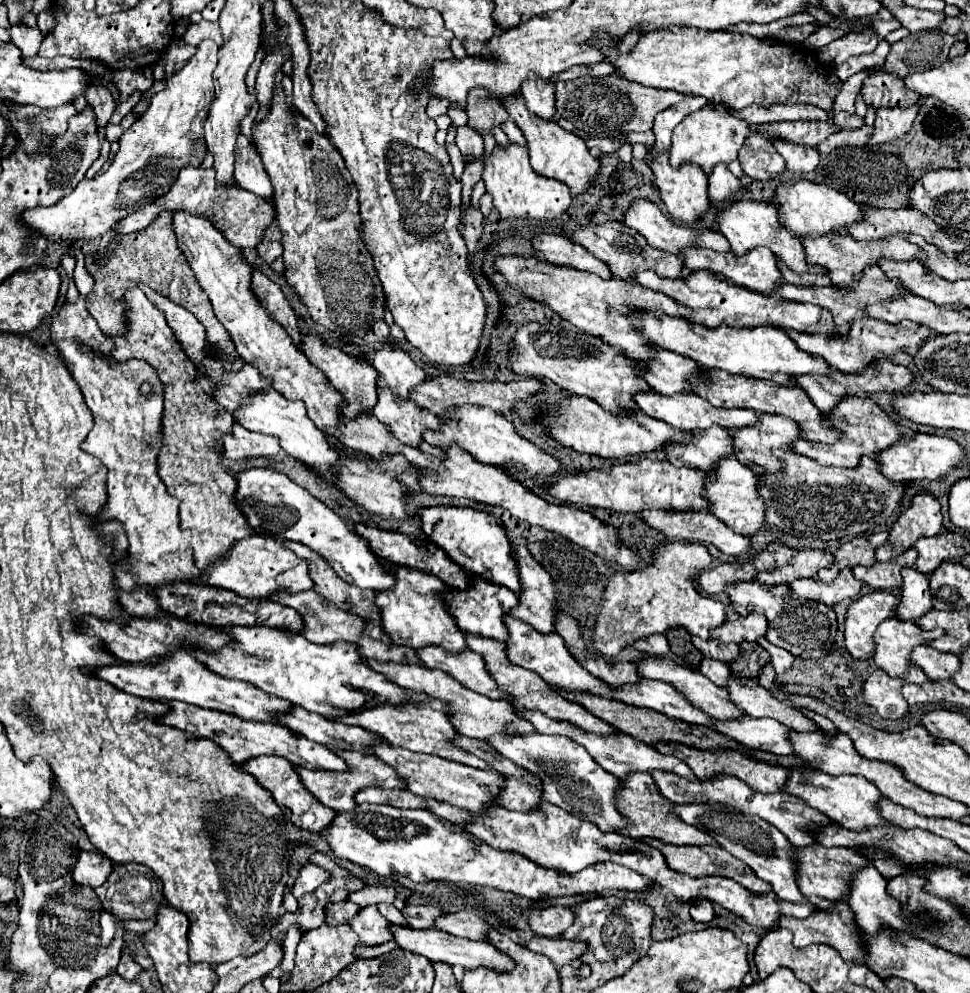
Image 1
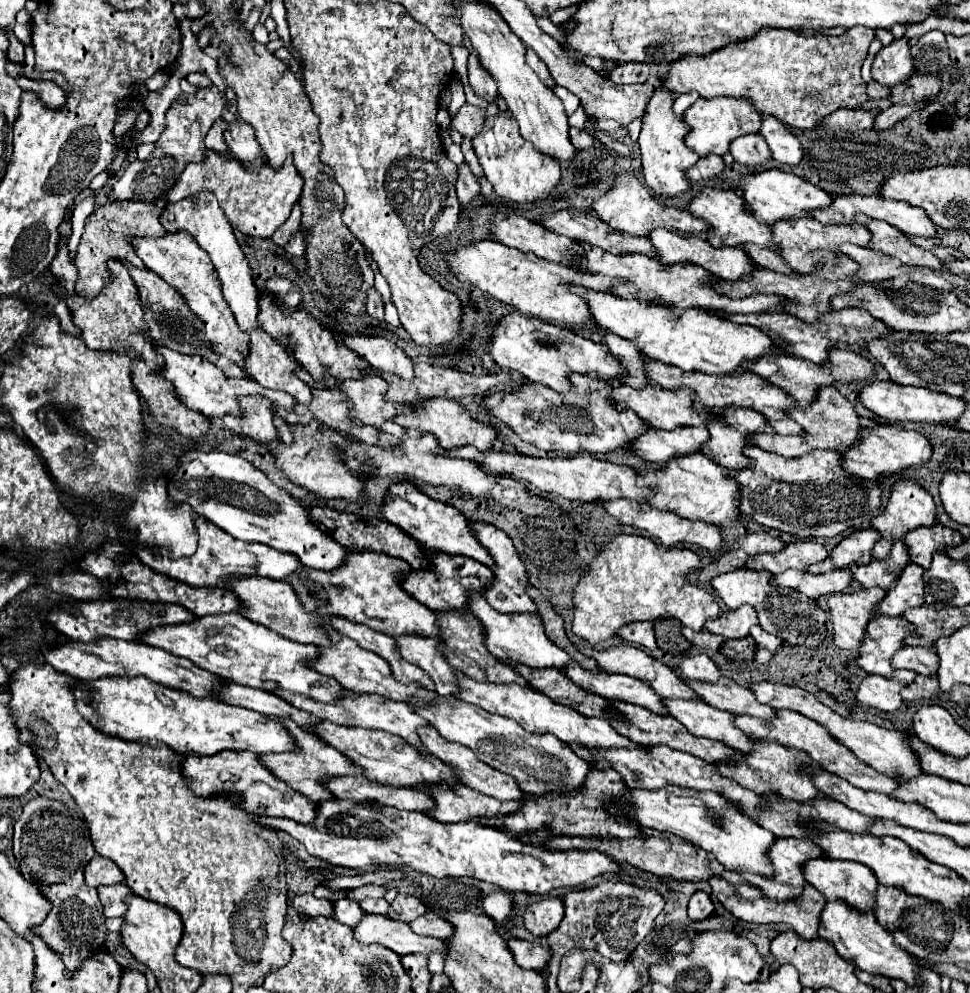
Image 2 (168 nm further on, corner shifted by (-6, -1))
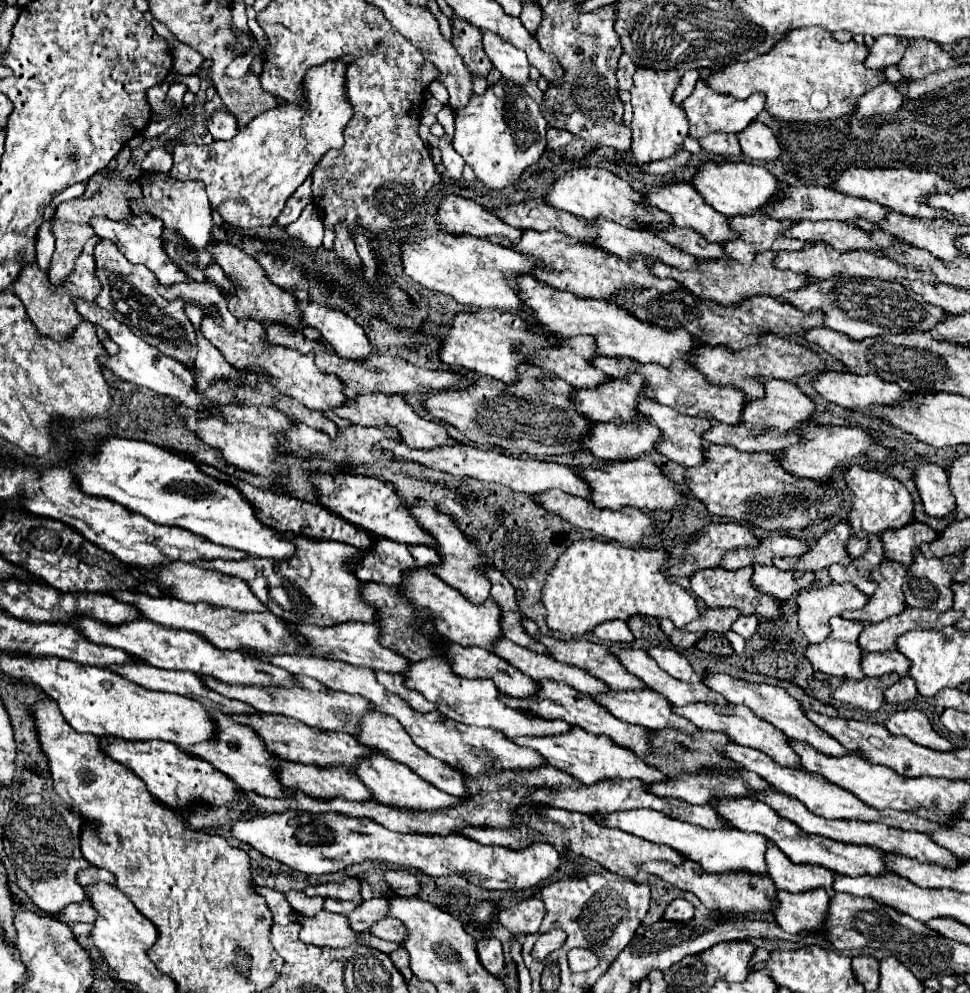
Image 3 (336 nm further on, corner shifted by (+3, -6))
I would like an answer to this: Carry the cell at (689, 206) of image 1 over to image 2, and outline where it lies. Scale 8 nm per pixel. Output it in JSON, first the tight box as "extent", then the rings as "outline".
{"extent":[639,83,699,195],"outline":[[[661,83],[655,87],[643,115],[643,129],[639,135],[639,149],[641,149],[641,159],[643,159],[643,177],[645,183],[659,195],[679,195],[689,189],[685,169],[697,163],[699,155],[693,153],[685,145],[685,137],[689,133],[689,125],[685,123],[683,117],[677,117],[673,113],[673,93]]]}

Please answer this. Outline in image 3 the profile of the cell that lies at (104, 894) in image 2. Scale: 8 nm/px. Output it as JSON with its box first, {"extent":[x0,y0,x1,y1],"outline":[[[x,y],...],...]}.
{"extent":[56,898,96,924],"outline":[[[86,898],[86,900],[80,902],[80,904],[70,904],[70,906],[68,906],[66,910],[62,910],[62,914],[56,916],[56,918],[60,918],[60,920],[66,922],[66,924],[70,924],[70,922],[94,922],[94,920],[96,920],[96,910],[94,910],[90,898]]]}

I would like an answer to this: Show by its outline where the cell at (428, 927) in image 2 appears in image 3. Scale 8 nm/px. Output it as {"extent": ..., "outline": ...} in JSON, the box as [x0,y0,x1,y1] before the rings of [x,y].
{"extent":[370,918,404,942],"outline":[[[384,918],[384,920],[376,922],[376,926],[372,926],[370,932],[374,936],[378,936],[382,940],[390,940],[390,942],[402,942],[404,940],[404,926],[396,918]]]}

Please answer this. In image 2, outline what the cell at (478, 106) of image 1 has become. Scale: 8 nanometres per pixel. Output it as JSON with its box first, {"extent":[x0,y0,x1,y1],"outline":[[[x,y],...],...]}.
{"extent":[469,49,497,101],"outline":[[[471,49],[471,55],[469,55],[469,83],[471,83],[473,91],[475,91],[475,95],[479,95],[479,97],[483,97],[487,101],[495,101],[497,99],[497,83],[481,67],[475,49]]]}

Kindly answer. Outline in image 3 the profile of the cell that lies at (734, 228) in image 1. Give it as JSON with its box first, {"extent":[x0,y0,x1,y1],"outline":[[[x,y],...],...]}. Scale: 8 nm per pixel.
{"extent":[644,182,736,244],"outline":[[[680,182],[680,184],[662,186],[662,188],[656,186],[652,192],[648,192],[648,194],[644,196],[644,202],[648,202],[650,206],[660,208],[660,210],[666,212],[666,214],[670,214],[672,220],[674,220],[674,224],[676,224],[678,228],[690,228],[690,230],[698,232],[700,236],[704,236],[708,242],[720,242],[720,244],[724,244],[724,242],[730,242],[730,240],[736,238],[734,230],[728,226],[726,216],[720,214],[720,212],[716,212],[716,210],[712,210],[710,206],[706,206],[704,198],[700,198],[698,190],[696,190],[692,184]]]}

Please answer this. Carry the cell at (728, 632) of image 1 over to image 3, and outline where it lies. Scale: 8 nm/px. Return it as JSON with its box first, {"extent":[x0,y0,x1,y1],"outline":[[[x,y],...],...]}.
{"extent":[686,608,740,634],"outline":[[[708,608],[698,620],[690,622],[686,628],[694,632],[718,632],[724,634],[732,628],[732,624],[738,620],[740,612],[736,608]]]}

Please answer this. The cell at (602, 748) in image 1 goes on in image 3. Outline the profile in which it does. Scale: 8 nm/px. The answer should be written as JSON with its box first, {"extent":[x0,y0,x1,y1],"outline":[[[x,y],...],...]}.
{"extent":[406,658,572,738],"outline":[[[428,658],[422,662],[412,662],[410,670],[406,672],[406,686],[418,690],[424,694],[426,700],[436,704],[436,708],[462,724],[470,726],[490,726],[502,730],[508,738],[520,738],[520,736],[556,736],[564,734],[568,728],[572,728],[564,720],[546,720],[534,714],[526,714],[522,710],[510,708],[500,700],[500,690],[496,690],[494,682],[488,680],[468,680],[460,678],[454,672],[450,672],[450,664],[442,658]]]}

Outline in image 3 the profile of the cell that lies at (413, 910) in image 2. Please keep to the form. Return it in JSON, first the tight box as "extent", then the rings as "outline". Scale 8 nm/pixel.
{"extent":[348,896,388,932],"outline":[[[380,896],[380,898],[372,898],[372,900],[364,900],[360,908],[356,908],[348,918],[352,928],[358,932],[368,932],[370,926],[374,926],[378,920],[388,916],[388,898]]]}

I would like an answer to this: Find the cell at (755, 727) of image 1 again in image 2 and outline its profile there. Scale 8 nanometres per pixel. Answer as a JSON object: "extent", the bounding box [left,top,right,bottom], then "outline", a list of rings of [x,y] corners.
{"extent":[663,699,753,753],"outline":[[[663,699],[663,705],[669,715],[675,717],[695,737],[721,741],[731,749],[739,749],[743,753],[753,749],[749,735],[733,725],[733,713],[713,709],[711,705],[705,705],[705,701],[697,699]]]}

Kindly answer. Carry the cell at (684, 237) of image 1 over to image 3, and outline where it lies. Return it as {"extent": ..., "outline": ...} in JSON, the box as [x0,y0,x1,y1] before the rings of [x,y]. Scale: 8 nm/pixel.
{"extent":[546,168,670,230],"outline":[[[578,168],[578,170],[564,174],[548,190],[546,202],[558,210],[570,212],[572,216],[584,218],[588,222],[592,222],[592,218],[608,218],[612,222],[618,222],[618,224],[634,228],[634,230],[640,230],[640,228],[652,226],[652,224],[670,222],[668,214],[664,214],[662,210],[656,210],[656,206],[652,208],[652,206],[644,204],[644,196],[640,192],[636,192],[626,180],[622,180],[620,176],[616,176],[608,170],[600,170],[600,168]]]}

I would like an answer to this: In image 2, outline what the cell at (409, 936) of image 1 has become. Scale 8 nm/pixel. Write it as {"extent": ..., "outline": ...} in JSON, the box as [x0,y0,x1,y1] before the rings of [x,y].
{"extent":[353,915,445,957],"outline":[[[365,915],[353,929],[353,937],[359,943],[379,943],[397,955],[407,953],[441,953],[445,957],[445,945],[433,937],[421,937],[401,921],[389,921],[383,915]]]}

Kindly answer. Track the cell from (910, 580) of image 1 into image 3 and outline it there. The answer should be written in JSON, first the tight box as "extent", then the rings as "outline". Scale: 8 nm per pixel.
{"extent":[844,560,906,622],"outline":[[[884,560],[874,572],[872,572],[872,580],[876,580],[878,588],[876,592],[870,596],[868,604],[860,610],[854,612],[844,612],[844,618],[852,618],[852,620],[860,620],[860,622],[882,622],[890,616],[902,614],[906,608],[904,602],[904,592],[902,592],[902,584],[906,578],[906,570],[902,564],[892,562],[892,560]]]}

